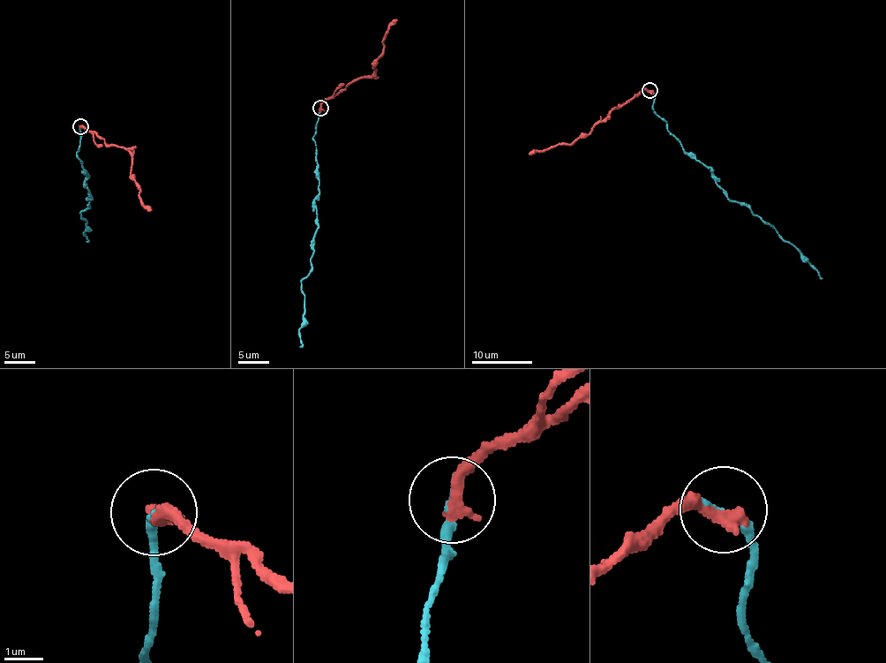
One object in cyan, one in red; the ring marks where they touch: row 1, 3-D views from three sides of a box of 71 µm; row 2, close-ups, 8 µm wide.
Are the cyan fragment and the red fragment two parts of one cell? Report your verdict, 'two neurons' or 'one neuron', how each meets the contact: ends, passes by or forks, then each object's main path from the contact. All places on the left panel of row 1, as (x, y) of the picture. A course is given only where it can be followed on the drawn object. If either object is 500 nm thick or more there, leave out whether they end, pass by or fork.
two neurons | cyan ends | red ends | cyan via (79, 126), (76, 158), (88, 176), (86, 188), (91, 197), (89, 207), (80, 213), (86, 222), (86, 241) | red via (79, 126), (95, 131), (111, 146), (125, 147), (131, 157), (131, 177), (144, 205), (152, 211)

